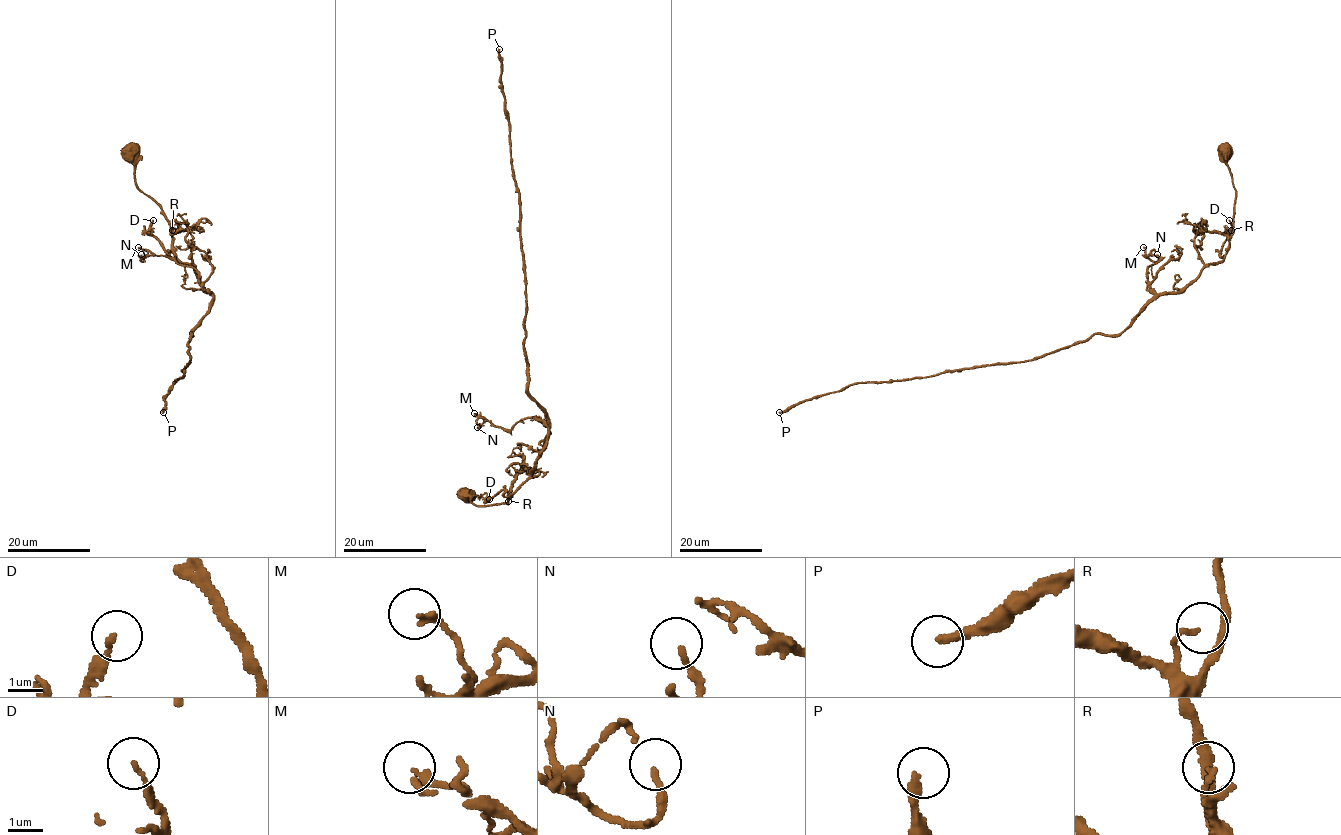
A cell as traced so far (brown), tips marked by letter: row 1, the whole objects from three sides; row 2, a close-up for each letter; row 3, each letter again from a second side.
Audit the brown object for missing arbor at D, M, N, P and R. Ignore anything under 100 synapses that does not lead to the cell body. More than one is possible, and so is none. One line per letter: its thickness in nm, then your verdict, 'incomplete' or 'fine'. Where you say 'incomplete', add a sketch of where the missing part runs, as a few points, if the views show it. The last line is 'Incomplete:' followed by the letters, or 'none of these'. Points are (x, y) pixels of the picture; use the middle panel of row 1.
D: calibre 150 nm; fine
M: calibre 220 nm; fine
N: calibre 160 nm; fine
P: calibre 260 nm; incomplete
R: calibre 120 nm; fine
Incomplete: P

